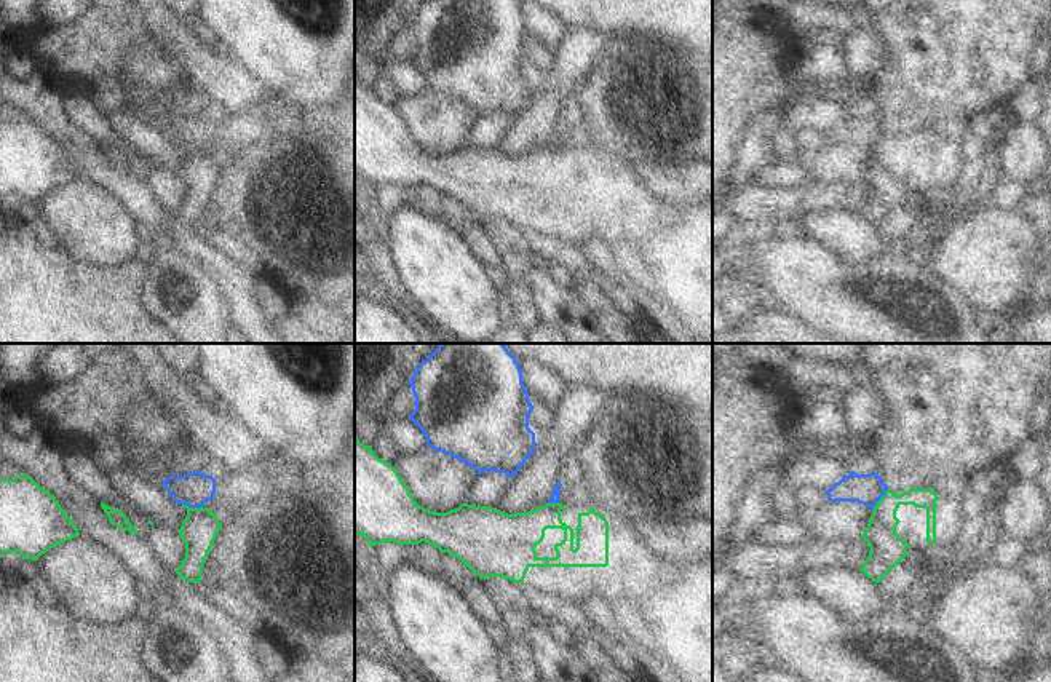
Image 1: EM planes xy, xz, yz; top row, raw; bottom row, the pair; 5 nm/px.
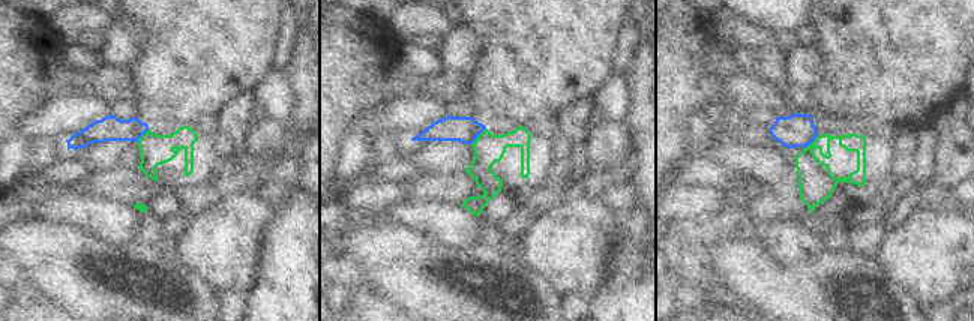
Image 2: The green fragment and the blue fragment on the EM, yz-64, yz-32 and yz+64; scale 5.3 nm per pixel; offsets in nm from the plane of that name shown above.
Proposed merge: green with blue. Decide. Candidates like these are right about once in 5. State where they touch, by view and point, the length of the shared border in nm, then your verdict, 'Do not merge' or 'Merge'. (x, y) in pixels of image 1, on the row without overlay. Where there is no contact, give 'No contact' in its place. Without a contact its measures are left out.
Touches green at yz (880, 141). Shared border 130 nm. Do not merge

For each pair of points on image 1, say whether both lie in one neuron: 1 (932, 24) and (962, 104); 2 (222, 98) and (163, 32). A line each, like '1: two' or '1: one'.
1: one
2: one

